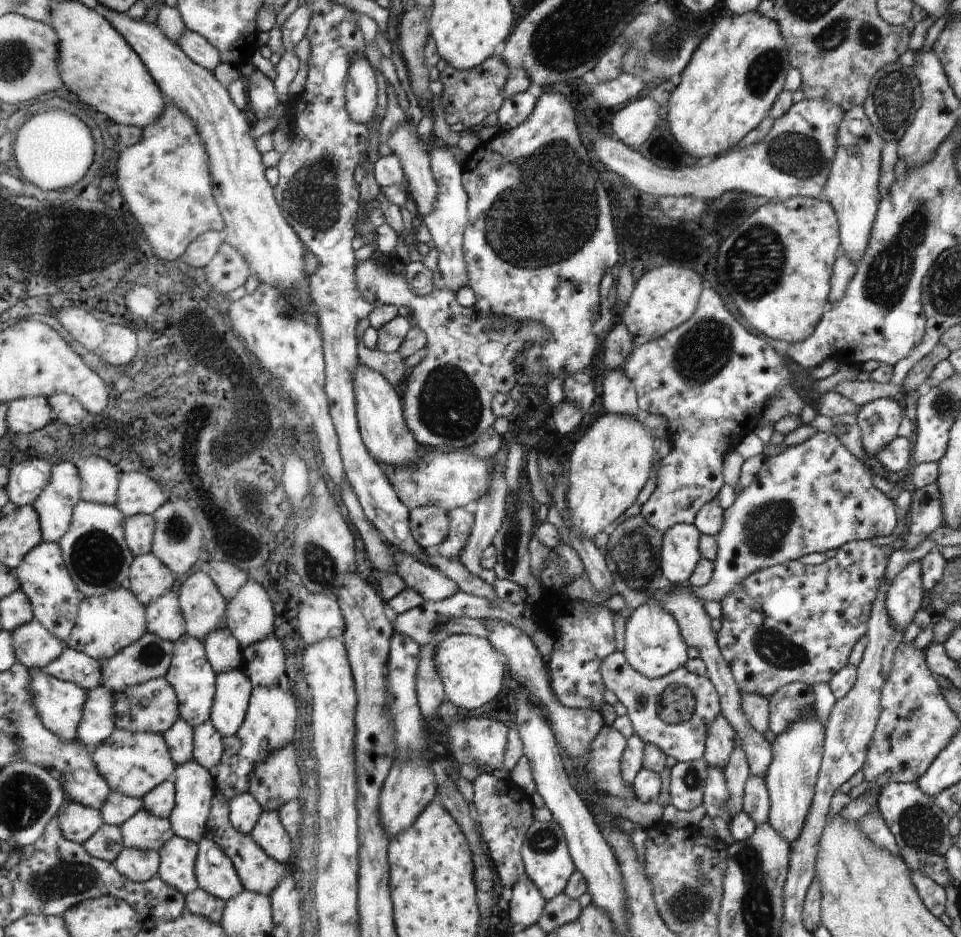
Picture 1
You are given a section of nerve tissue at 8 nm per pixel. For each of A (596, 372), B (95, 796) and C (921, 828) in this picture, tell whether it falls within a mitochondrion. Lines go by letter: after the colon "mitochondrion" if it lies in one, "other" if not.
A: other
B: other
C: mitochondrion

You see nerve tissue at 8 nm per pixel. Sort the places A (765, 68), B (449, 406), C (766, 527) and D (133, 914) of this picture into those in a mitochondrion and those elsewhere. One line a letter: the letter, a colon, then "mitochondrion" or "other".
A: mitochondrion
B: mitochondrion
C: mitochondrion
D: other

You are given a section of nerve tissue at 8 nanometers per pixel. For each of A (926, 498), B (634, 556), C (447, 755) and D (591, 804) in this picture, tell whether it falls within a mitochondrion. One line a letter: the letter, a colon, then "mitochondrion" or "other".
A: other
B: mitochondrion
C: other
D: other

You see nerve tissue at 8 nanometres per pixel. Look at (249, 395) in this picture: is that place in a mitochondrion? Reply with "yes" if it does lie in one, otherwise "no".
no

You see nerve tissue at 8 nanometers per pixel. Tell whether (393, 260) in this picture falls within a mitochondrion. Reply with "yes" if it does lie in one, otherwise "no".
no

